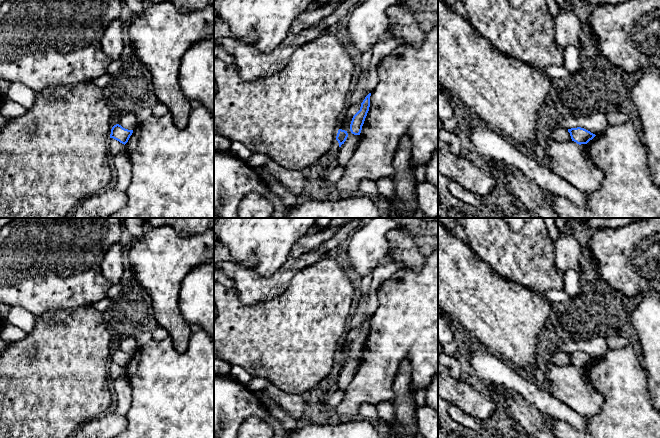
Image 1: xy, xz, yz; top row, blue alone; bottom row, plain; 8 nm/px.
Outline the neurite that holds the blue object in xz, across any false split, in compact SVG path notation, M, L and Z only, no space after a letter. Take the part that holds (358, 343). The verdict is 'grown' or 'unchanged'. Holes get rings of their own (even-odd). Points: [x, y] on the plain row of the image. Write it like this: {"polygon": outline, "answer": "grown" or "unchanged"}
{"polygon": "M369 317L363 326L361 327L360 334L353 340L351 348L350 348L350 355L354 359L360 359L362 350L364 348L365 342L367 340L367 337L369 335L370 331L370 320L371 317Z", "answer": "unchanged"}

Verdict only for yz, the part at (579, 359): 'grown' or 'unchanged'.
unchanged

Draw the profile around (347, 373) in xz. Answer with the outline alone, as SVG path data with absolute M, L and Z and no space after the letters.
M361 327L348 330L346 333L347 342L344 347L341 348L340 353L345 354L348 357L346 365L341 369L338 377L338 388L345 390L346 387L351 383L353 377L358 371L359 359L354 359L350 355L350 348L353 340L360 334Z

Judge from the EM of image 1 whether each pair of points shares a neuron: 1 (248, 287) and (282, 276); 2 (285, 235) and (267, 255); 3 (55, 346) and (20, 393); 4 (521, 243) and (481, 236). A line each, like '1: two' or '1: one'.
1: one
2: one
3: one
4: one

